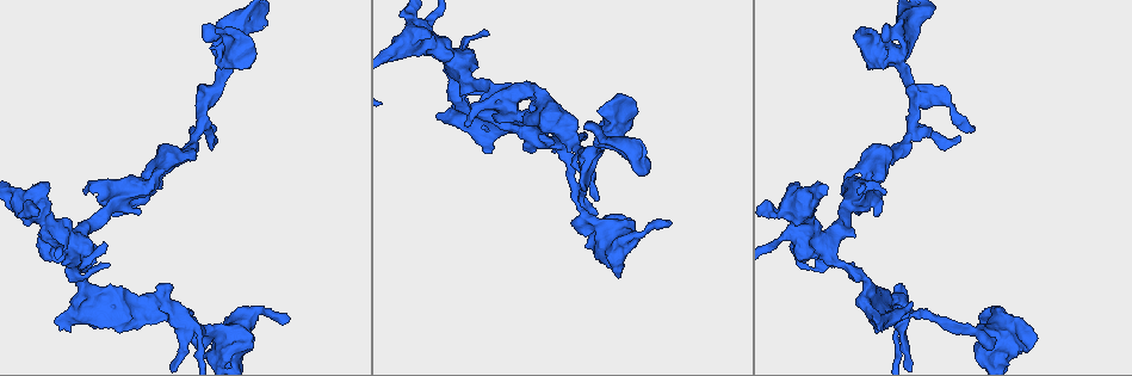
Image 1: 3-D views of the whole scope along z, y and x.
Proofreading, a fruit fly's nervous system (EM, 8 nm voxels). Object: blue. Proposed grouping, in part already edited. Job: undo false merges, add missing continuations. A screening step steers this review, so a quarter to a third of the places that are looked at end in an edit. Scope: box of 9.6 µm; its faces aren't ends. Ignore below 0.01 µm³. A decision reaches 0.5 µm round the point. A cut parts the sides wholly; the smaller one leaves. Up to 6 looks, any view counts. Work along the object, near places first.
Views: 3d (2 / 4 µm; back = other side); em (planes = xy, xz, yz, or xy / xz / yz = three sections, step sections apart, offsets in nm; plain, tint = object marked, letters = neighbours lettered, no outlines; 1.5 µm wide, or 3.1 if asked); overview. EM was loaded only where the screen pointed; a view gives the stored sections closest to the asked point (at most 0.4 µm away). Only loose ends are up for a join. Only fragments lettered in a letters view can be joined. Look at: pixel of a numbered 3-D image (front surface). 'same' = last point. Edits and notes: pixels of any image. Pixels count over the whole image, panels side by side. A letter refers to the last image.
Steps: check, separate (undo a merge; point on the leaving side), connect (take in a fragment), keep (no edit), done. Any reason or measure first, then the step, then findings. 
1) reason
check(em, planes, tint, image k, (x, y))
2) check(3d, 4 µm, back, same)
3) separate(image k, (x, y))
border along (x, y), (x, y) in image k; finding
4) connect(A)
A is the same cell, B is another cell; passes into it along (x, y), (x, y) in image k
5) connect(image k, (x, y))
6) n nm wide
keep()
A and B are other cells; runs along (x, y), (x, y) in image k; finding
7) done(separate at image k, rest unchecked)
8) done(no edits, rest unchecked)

check(3d, 4 µm, image 1, (170, 285))

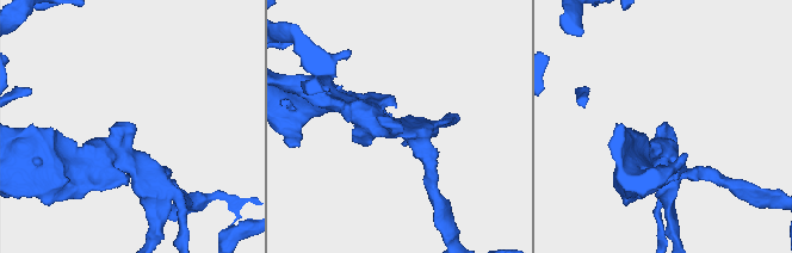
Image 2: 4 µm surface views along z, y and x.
need the tissue
check(em, xz, step 8, tint, image 2, (663, 122))

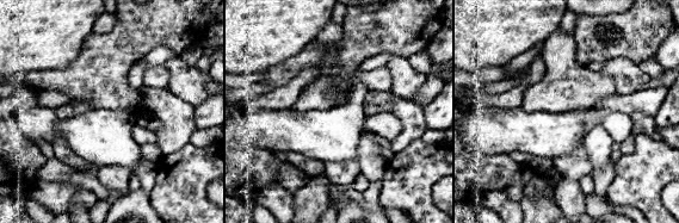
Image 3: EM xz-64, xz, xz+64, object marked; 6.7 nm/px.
cut it another way
check(em, planes, letters, same)

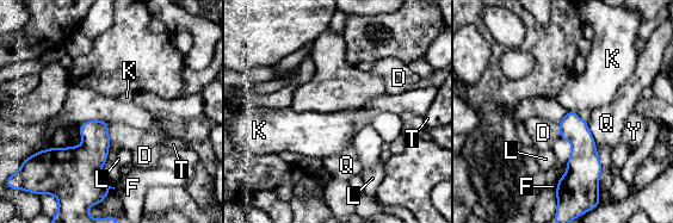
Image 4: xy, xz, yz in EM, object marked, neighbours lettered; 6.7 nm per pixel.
130 nm wide
keep()
D, F, K, L, Q, T and Y are other cells; border along (567, 110), (576, 113) in image 4; no lettered fragment goes on from it

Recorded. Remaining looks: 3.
check(3d, 2 µm, image 1, (216, 139))

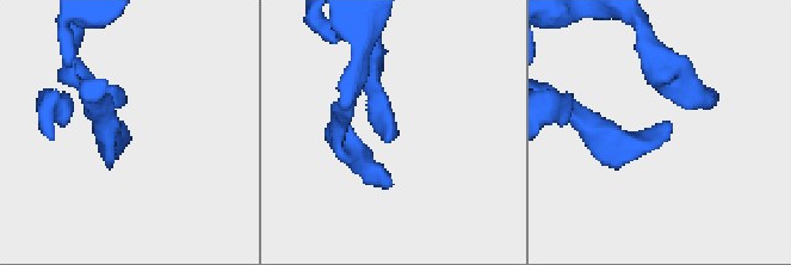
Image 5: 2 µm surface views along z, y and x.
need the tissue
check(em, yz, step 8, letters, image 5, (392, 138))

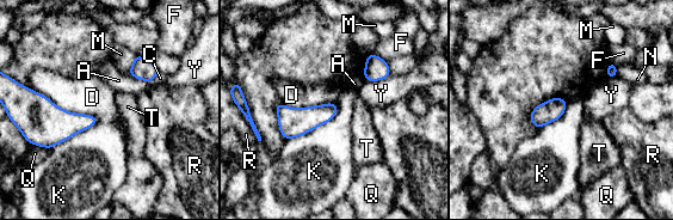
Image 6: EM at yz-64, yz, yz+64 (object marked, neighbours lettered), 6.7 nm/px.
140 nm wide
keep()
A, C, D, F, K, M, N, Q, R, T and Y are other cells; border along (338, 108), (332, 118), (286, 140) in image 6; no lettered fragment goes on from it

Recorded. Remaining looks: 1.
done(no edits, rest unchecked)

